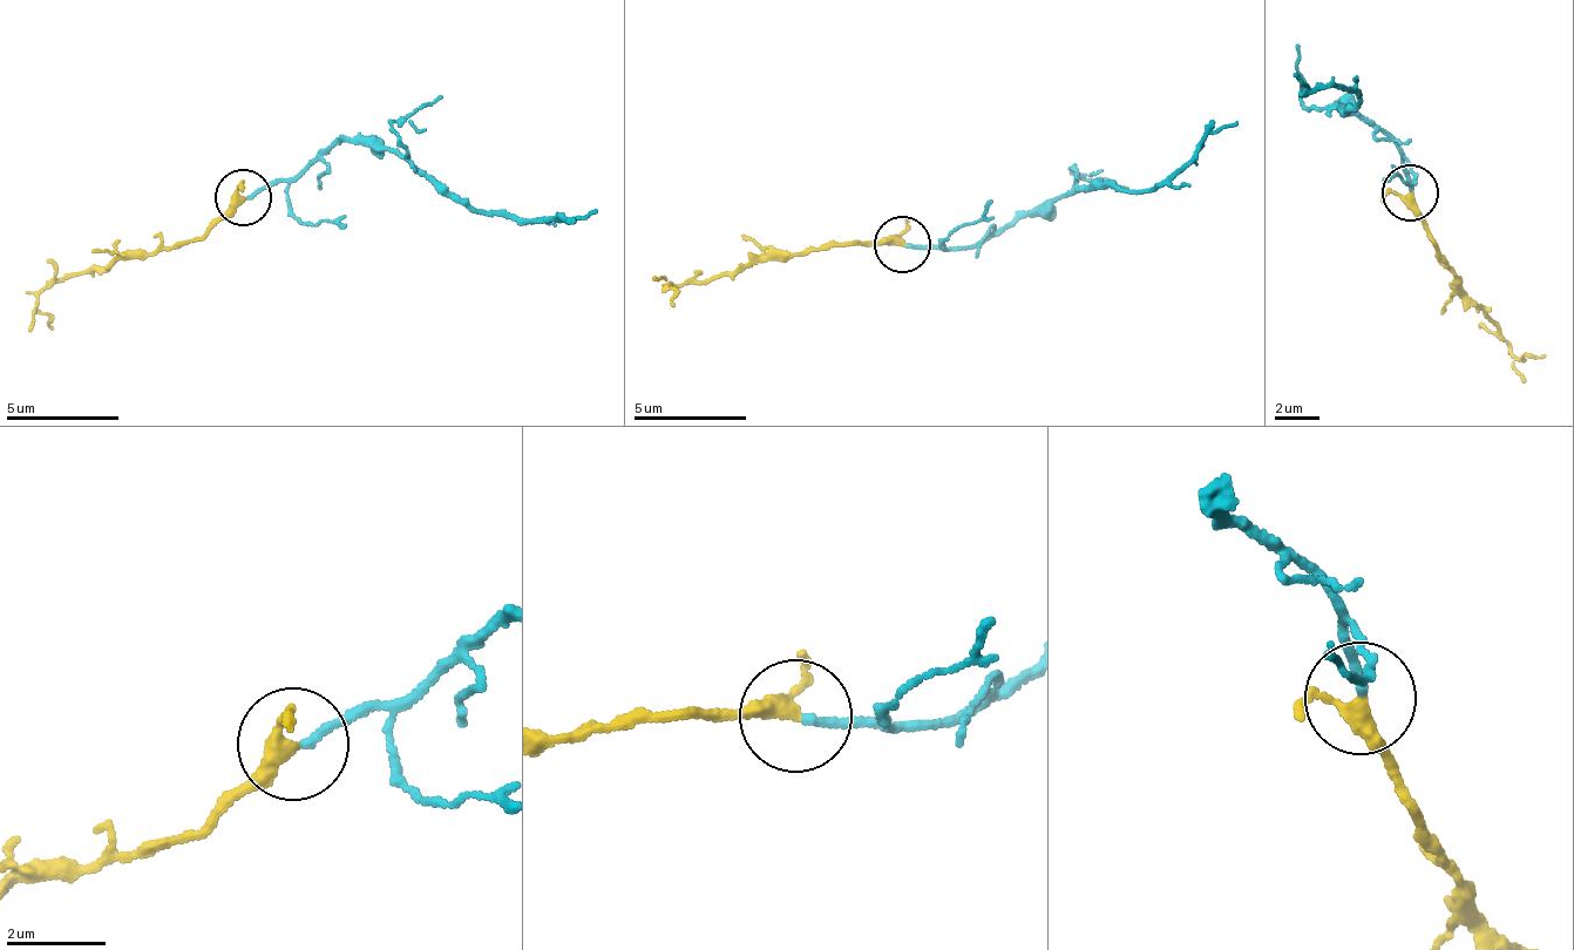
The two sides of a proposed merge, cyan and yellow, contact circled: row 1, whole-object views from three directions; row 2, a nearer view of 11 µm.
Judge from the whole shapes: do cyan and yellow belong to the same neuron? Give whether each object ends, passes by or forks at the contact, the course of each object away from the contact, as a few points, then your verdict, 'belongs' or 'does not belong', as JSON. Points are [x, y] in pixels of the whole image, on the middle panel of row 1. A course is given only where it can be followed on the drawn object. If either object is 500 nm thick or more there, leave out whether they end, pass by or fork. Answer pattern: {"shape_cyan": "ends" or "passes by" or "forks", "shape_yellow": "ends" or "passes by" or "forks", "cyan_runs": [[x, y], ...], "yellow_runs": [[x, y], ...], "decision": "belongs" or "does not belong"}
{"shape_cyan": "ends", "shape_yellow": "passes by", "cyan_runs": [[907, 242], [964, 246], [1017, 218], [1049, 212], [1074, 188], [1135, 189], [1196, 161], [1209, 135], [1236, 122]], "yellow_runs": [[901, 242], [838, 246], [669, 286], [672, 307]], "decision": "belongs"}

